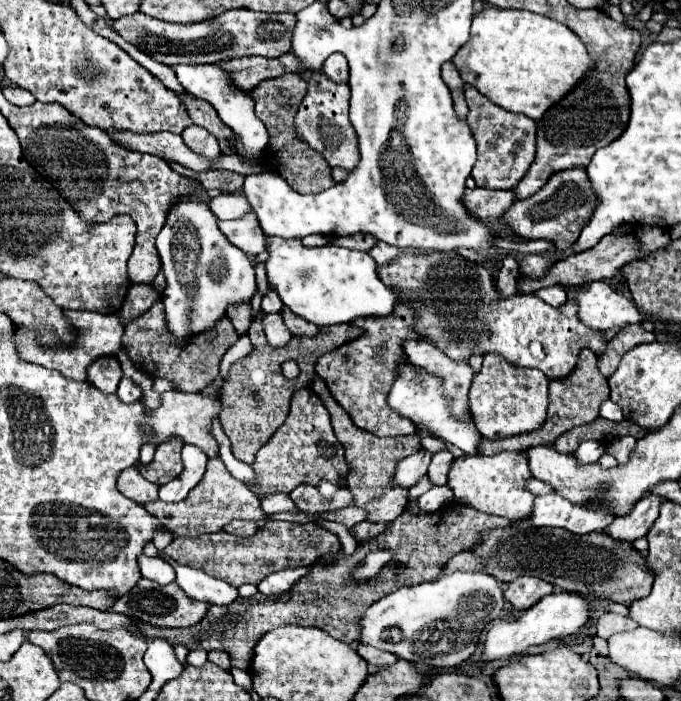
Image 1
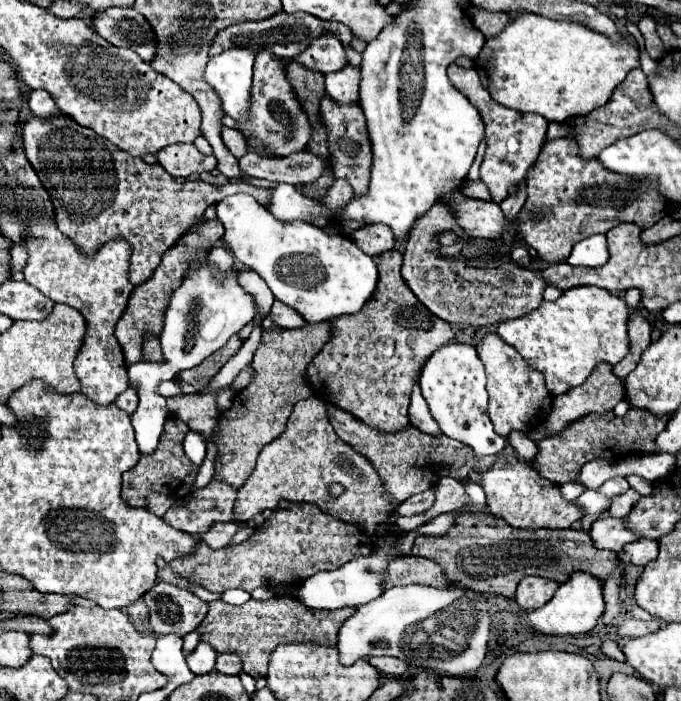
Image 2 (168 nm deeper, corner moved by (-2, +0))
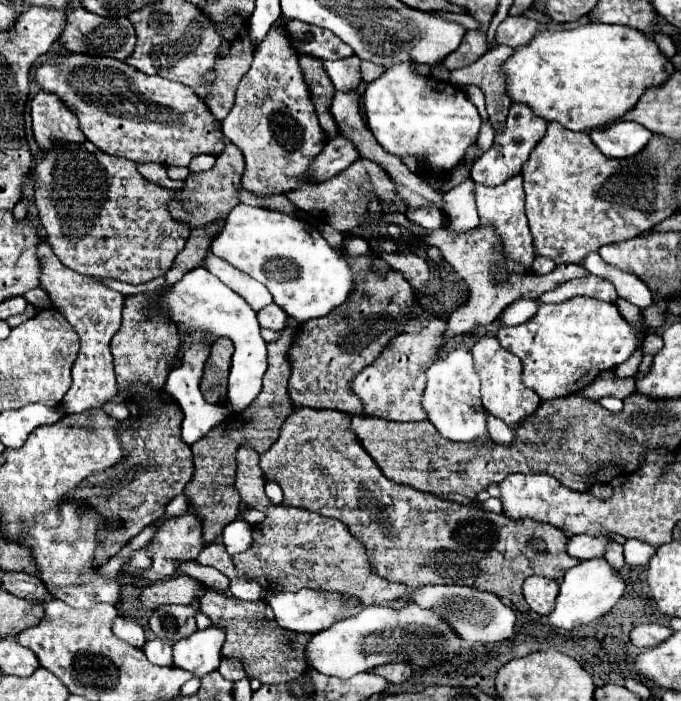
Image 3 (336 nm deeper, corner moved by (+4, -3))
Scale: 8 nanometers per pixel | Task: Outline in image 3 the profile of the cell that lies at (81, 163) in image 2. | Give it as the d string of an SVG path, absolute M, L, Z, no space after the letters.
M84 141L84 143L54 143L52 149L44 151L42 157L36 159L36 163L34 163L34 173L32 173L32 175L34 175L34 181L36 181L36 185L34 185L34 191L36 191L34 203L36 203L36 207L38 207L40 223L42 223L44 231L46 231L46 241L52 245L56 257L58 257L66 267L70 267L70 269L74 269L74 271L78 271L78 273L82 273L82 275L94 275L94 277L102 277L102 279L112 277L112 279L116 279L116 281L124 281L124 283L130 283L130 285L148 283L148 281L152 281L152 279L156 279L156 277L162 277L162 275L170 269L172 259L182 251L182 247L184 247L184 243L186 243L186 239L188 239L188 235L190 235L188 225L186 225L186 223L180 223L178 219L174 219L174 217L170 215L170 211L168 211L168 205L172 203L174 195L176 195L176 197L180 195L176 189L168 189L168 187L162 187L162 185L156 185L156 183L144 179L144 177L138 173L136 165L134 165L132 161L126 161L126 159L122 159L122 157L108 155L108 153L100 151L100 149L98 149L94 143L90 143L90 141Z

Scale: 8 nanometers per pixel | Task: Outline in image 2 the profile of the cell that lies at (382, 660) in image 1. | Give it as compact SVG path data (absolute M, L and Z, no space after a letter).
M382 656L382 658L370 658L368 660L374 668L378 668L382 674L386 674L386 676L396 676L396 678L400 678L400 676L404 676L406 674L406 662L402 662L402 660L398 660L398 658L390 658L390 656Z

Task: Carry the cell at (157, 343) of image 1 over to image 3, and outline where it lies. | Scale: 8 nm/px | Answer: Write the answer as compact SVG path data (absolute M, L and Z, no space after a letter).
M220 337L212 345L200 381L200 391L208 403L216 403L216 405L226 403L226 379L228 379L232 353L234 353L234 343L226 337Z

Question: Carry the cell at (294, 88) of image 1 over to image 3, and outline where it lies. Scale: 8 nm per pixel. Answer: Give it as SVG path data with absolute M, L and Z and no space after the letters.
M300 55L298 63L310 89L320 127L324 129L328 139L334 139L338 135L338 127L334 127L334 119L330 119L330 95L334 95L334 85L330 83L330 77L322 71L322 61L310 55Z

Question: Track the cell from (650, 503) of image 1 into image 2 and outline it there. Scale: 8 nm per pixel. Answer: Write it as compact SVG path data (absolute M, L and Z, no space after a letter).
M606 516L604 520L602 518L596 520L592 524L590 538L596 544L596 548L604 548L604 550L612 550L612 552L620 552L624 544L638 540L638 536L634 532L624 528L622 518L612 518L612 516Z

